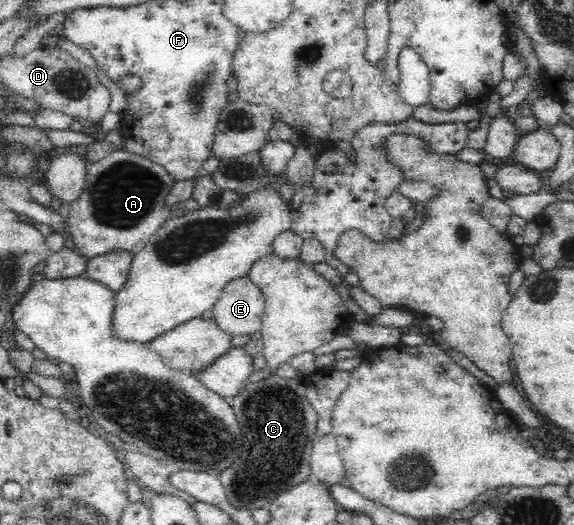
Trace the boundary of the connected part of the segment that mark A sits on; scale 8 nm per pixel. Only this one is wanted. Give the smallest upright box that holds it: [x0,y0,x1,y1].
[66,150,173,258]

